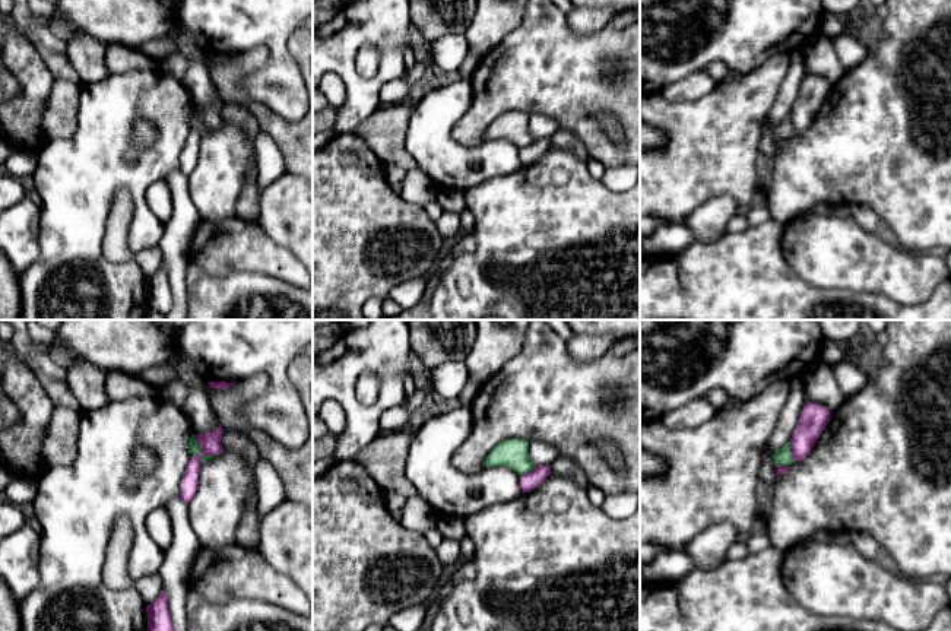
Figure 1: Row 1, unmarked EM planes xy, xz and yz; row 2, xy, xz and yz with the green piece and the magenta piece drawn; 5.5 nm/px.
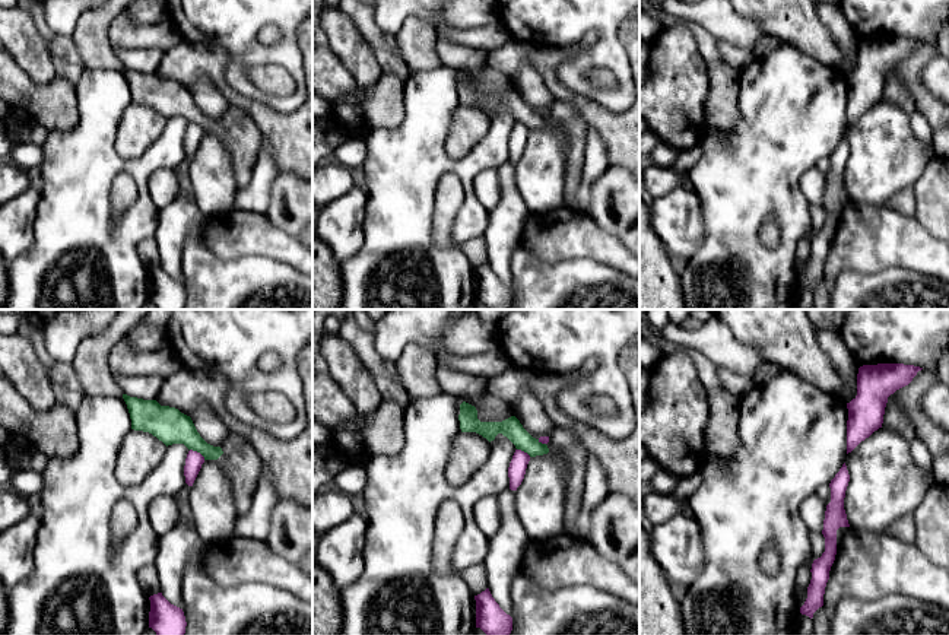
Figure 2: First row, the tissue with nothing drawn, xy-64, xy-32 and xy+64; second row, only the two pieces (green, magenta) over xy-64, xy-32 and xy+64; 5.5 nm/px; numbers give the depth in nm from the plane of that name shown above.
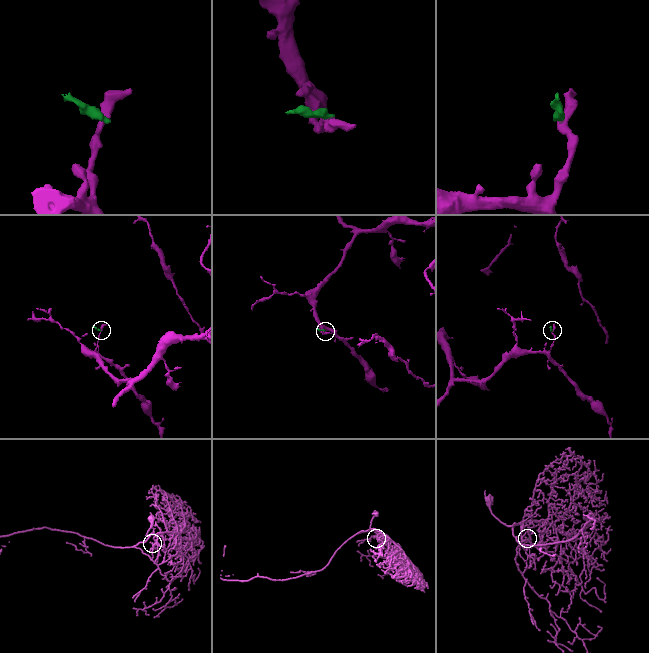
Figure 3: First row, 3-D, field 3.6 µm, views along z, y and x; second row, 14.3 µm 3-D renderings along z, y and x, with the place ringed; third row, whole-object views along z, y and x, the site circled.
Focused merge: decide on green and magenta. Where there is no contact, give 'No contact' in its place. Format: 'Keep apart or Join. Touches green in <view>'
Keep apart. Touches green in xy

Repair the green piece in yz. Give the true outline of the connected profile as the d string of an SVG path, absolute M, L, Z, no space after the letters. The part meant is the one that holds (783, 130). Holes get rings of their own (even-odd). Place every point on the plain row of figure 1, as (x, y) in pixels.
M790 114L774 126L777 139L790 139L793 136Z

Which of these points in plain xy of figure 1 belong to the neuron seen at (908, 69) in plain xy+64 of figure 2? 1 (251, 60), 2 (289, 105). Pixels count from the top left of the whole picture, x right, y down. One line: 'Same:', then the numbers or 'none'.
Same: 1

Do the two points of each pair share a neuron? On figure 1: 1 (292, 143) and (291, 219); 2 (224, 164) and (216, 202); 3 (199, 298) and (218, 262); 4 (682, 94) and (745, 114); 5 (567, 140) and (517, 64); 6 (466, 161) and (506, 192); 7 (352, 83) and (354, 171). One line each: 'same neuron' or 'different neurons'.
1: different neurons
2: same neuron
3: different neurons
4: different neurons
5: different neurons
6: different neurons
7: different neurons

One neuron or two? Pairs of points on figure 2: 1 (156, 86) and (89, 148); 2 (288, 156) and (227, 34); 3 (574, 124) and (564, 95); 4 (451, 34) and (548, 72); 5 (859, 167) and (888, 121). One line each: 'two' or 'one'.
1: two
2: two
3: two
4: two
5: one

